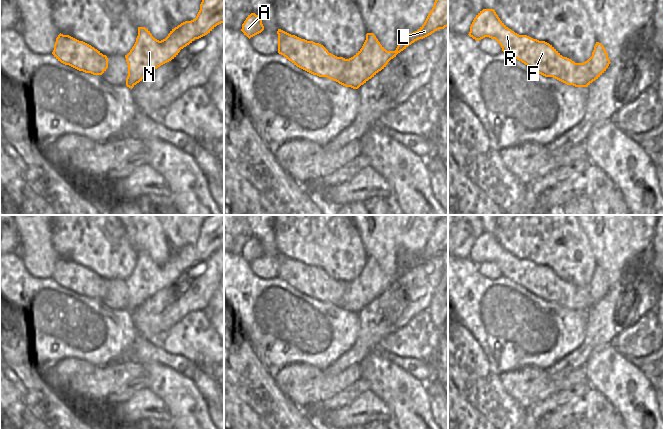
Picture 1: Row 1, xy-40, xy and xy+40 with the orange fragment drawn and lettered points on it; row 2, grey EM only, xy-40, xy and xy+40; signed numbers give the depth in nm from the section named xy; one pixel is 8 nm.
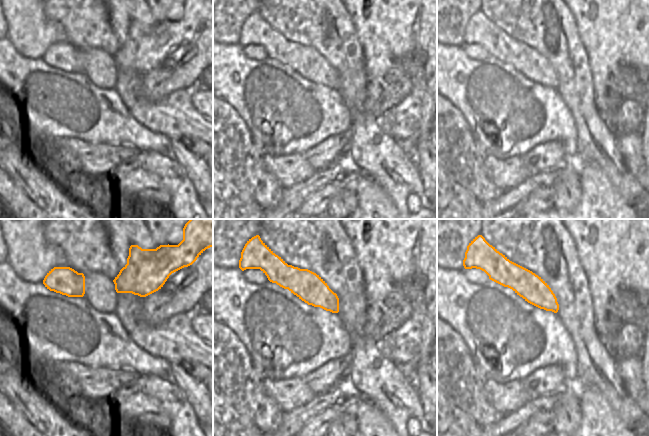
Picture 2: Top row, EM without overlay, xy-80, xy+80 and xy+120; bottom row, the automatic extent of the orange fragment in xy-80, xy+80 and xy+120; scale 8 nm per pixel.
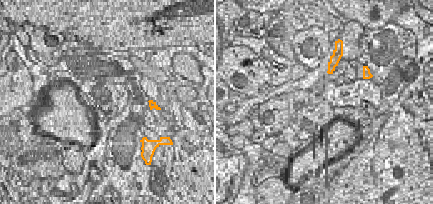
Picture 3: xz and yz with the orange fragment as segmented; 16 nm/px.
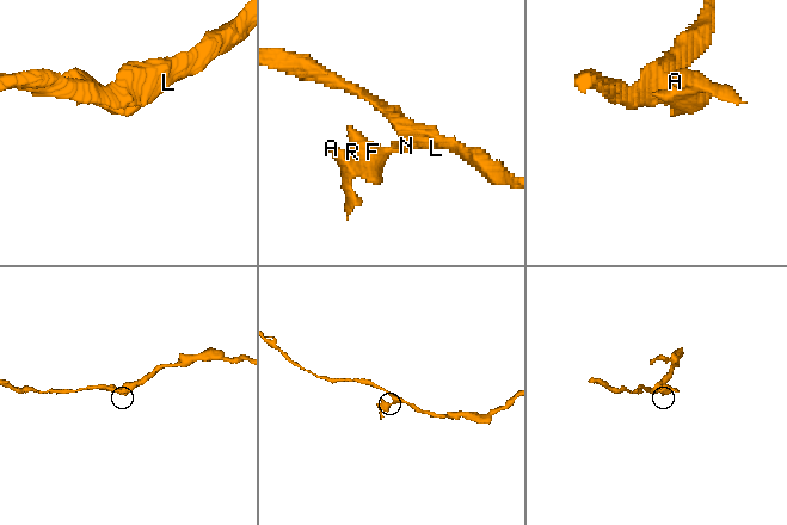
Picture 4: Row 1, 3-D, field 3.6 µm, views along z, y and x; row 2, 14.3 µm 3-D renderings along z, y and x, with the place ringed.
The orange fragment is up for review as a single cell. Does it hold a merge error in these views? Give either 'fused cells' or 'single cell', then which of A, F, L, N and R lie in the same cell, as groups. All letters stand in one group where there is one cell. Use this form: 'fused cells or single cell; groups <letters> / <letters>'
fused cells; groups A F R / L N

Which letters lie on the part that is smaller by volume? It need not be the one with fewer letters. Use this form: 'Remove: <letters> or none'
Remove: A, F, R

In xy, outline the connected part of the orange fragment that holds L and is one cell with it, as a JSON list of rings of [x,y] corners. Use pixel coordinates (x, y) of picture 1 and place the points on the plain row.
[[[444,215],[436,222],[424,248],[417,255],[403,259],[395,275],[387,275],[373,257],[367,257],[362,272],[348,283],[346,294],[337,306],[345,311],[358,313],[409,269],[447,250],[448,215]]]

